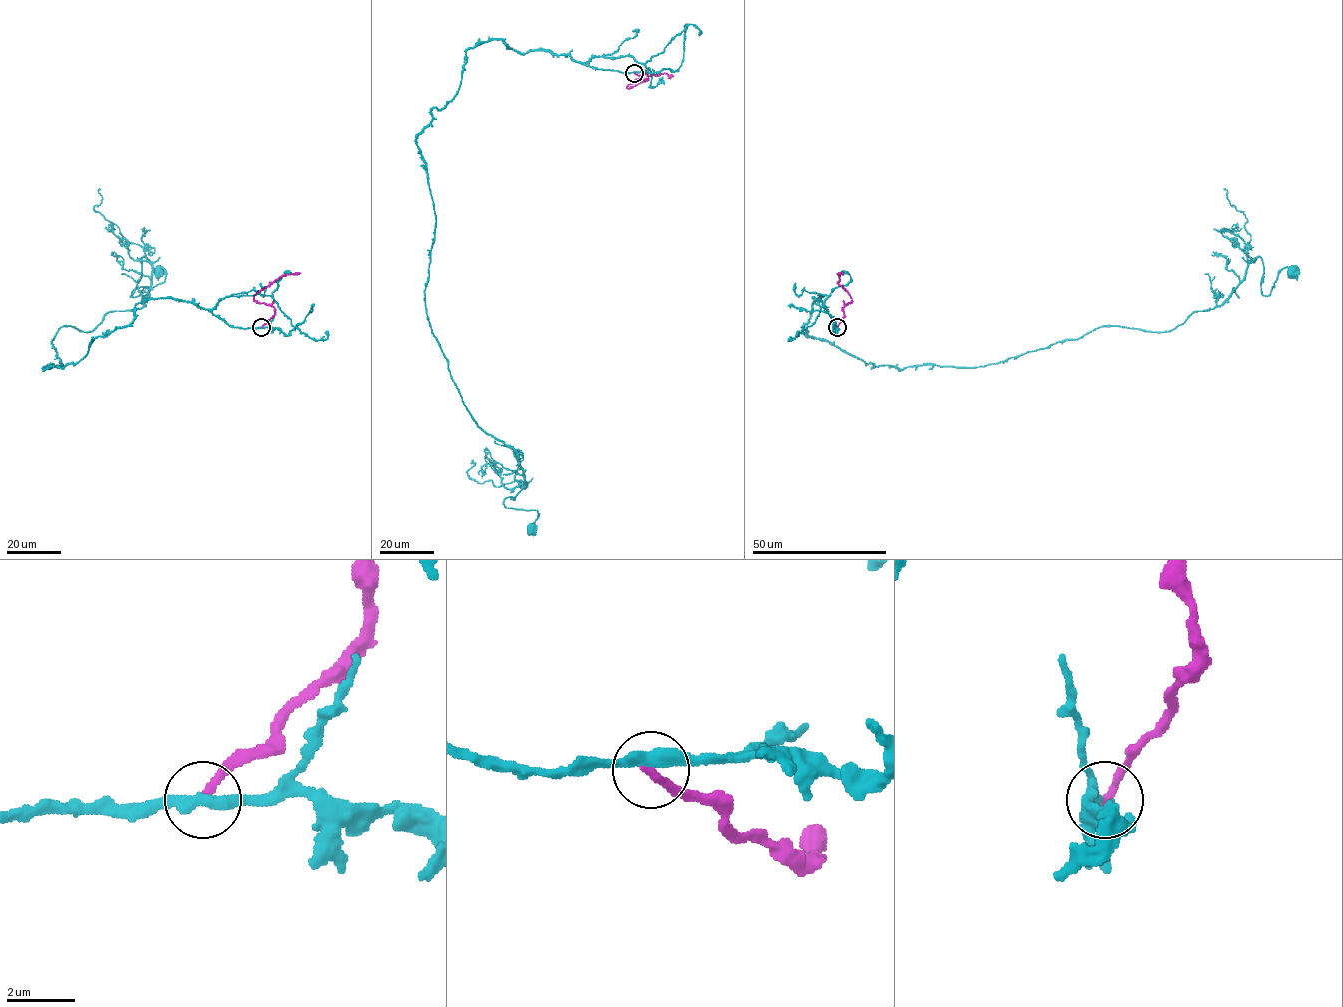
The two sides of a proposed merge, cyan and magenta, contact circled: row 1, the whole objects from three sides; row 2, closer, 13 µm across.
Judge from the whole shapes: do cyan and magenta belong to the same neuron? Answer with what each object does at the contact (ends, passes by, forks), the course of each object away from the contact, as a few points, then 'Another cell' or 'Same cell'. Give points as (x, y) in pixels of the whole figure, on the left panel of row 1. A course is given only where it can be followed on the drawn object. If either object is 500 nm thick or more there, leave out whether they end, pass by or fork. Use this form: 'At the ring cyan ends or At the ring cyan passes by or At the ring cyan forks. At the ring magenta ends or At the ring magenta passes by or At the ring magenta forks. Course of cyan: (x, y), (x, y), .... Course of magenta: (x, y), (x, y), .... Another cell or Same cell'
At the ring cyan passes by. At the ring magenta ends. Course of cyan: (261, 327), (144, 299), (43, 368), (63, 365), (62, 326), (144, 305), (143, 256), (130, 296), (158, 273). Course of magenta: (261, 327), (274, 314), (274, 308), (255, 300), (254, 296), (280, 277), (300, 273). Another cell

